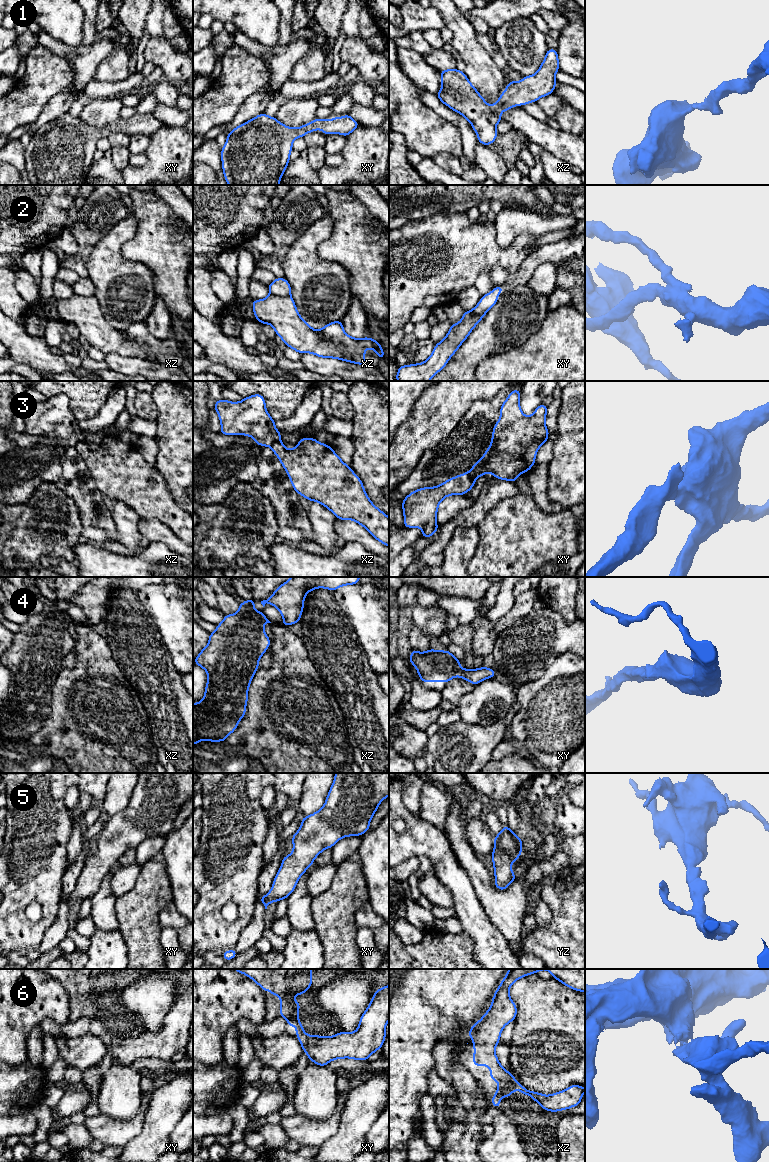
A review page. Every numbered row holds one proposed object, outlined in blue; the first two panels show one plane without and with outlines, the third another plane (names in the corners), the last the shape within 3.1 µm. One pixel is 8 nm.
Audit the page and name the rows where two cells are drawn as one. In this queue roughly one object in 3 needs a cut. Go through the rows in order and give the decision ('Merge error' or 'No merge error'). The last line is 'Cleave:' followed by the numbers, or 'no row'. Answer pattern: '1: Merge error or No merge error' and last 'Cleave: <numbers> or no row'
1: No merge error
2: Merge error
3: Merge error
4: No merge error
5: No merge error
6: No merge error
Cleave: 2, 3

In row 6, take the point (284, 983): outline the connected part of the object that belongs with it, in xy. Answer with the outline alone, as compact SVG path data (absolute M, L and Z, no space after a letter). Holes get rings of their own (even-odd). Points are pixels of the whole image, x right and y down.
M233 969L258 984L262 990L270 991L280 998L280 1016L287 1019L287 1026L296 1027L296 1037L310 1061L319 1066L326 1066L335 1059L350 1058L368 1060L378 1049L382 1048L386 1038L385 1027L389 1021L389 985L378 989L359 1020L358 1029L354 1032L340 1032L333 1036L307 1035L298 1018L300 1002L293 999L294 995L307 992L312 984L312 969Z

